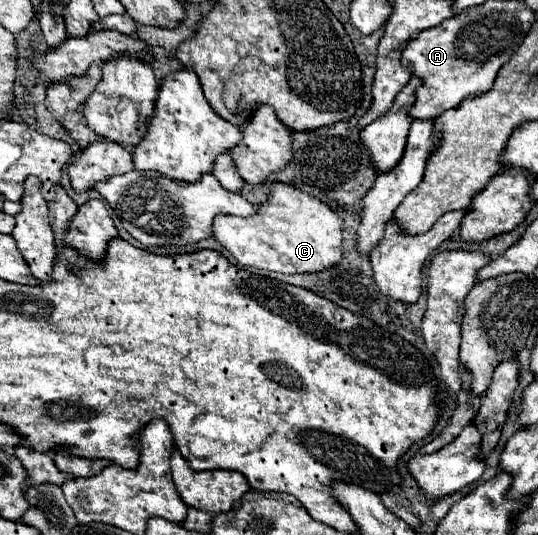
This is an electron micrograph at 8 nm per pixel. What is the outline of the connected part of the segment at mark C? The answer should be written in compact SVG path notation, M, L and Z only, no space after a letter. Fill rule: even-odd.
M274 184L270 200L252 218L216 216L214 238L242 264L282 274L324 272L342 262L342 218L318 198L288 184Z

